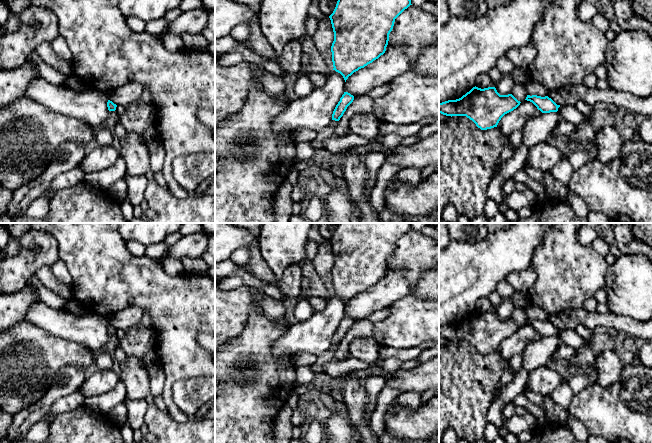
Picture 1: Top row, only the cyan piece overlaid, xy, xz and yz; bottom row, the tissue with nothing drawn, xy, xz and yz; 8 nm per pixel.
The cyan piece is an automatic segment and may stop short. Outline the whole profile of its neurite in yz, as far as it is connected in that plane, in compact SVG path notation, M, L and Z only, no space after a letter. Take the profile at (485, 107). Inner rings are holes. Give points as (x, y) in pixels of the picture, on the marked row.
M473 87L456 100L439 103L439 113L446 116L466 116L481 130L497 127L501 118L520 105L512 94L500 95L495 87Z

